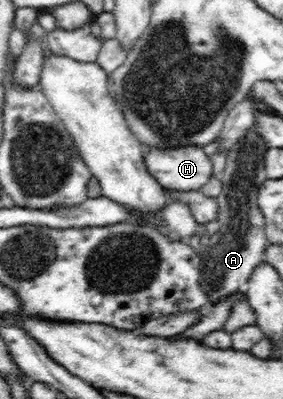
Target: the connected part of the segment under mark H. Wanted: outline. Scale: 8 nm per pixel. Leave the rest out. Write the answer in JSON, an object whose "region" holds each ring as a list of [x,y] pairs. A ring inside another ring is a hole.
{"region":[[[202,146],[178,148],[148,147],[143,152],[143,160],[150,175],[166,190],[187,192],[200,190],[213,176],[211,156],[208,156]]]}

